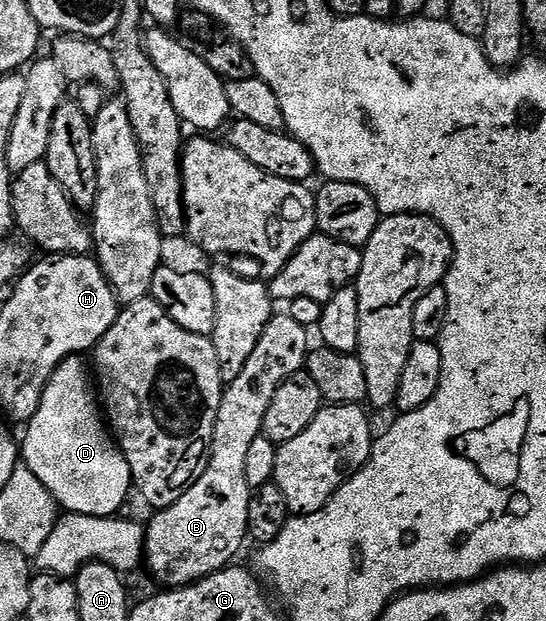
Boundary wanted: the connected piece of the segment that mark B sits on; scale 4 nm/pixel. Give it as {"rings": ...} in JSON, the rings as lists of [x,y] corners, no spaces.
{"rings":[[[287,315],[272,316],[266,331],[262,331],[262,339],[258,339],[258,347],[254,347],[246,367],[242,367],[242,375],[238,375],[238,379],[227,382],[222,403],[218,407],[212,452],[202,479],[198,479],[198,483],[194,483],[194,487],[190,487],[186,495],[178,499],[178,503],[153,512],[152,522],[147,522],[146,525],[144,534],[146,569],[148,565],[149,571],[164,584],[161,586],[192,585],[203,577],[214,575],[219,569],[229,568],[235,562],[232,560],[248,537],[250,499],[254,492],[246,483],[246,454],[254,444],[254,439],[258,439],[263,434],[266,413],[270,411],[270,403],[273,402],[278,387],[282,387],[284,381],[296,376],[307,366],[310,352],[308,333],[309,330],[302,323],[294,323],[294,319],[290,319]]]}

